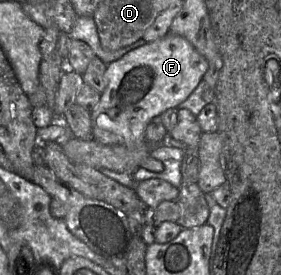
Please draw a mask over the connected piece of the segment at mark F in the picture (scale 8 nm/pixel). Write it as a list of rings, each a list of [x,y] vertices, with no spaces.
[[[172,33],[147,42],[109,63],[104,74],[105,90],[101,93],[98,105],[91,111],[92,139],[104,145],[124,145],[127,148],[148,144],[145,130],[149,121],[169,108],[178,108],[202,81],[207,69],[206,58],[187,39]]]

